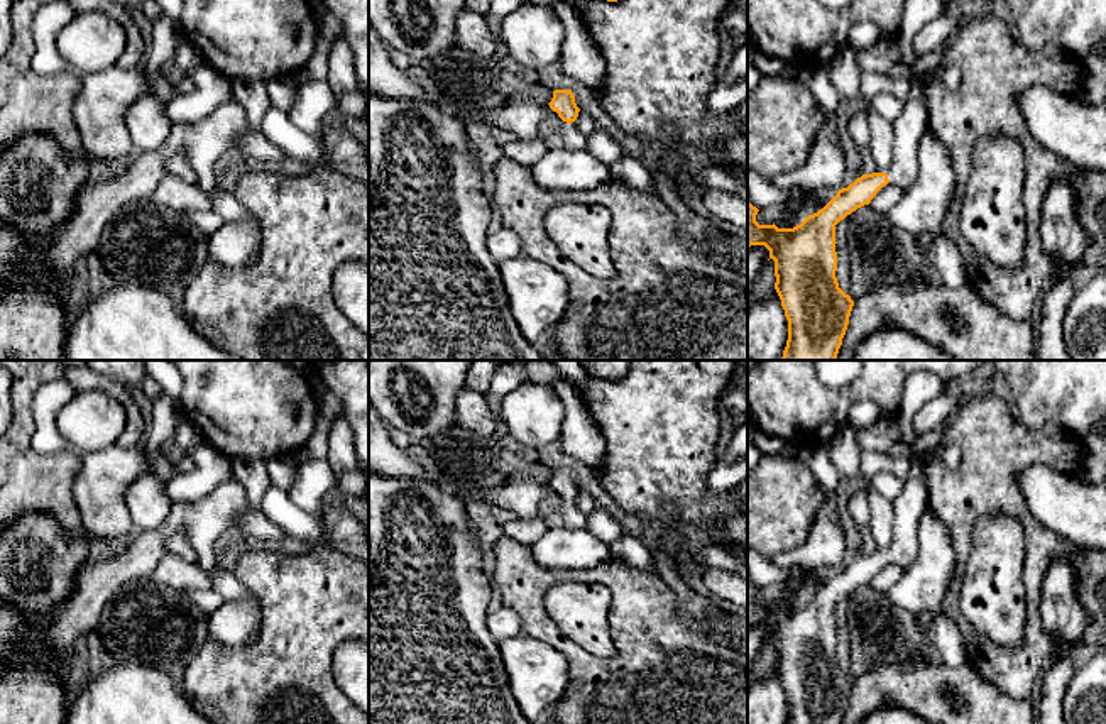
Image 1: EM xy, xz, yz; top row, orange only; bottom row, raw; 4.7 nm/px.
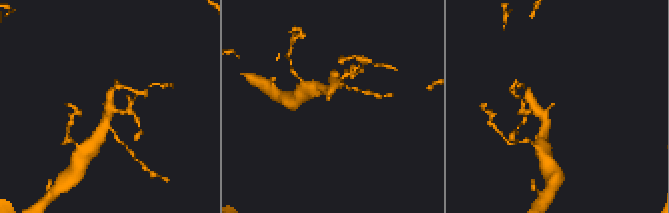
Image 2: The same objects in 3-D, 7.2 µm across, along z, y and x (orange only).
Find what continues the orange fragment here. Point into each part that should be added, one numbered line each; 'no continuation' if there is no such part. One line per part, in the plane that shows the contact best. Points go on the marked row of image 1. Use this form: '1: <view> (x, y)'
1: xz (569, 136)

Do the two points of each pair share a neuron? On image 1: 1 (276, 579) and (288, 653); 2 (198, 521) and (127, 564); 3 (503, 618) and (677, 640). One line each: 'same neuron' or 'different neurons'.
1: same neuron
2: same neuron
3: different neurons

